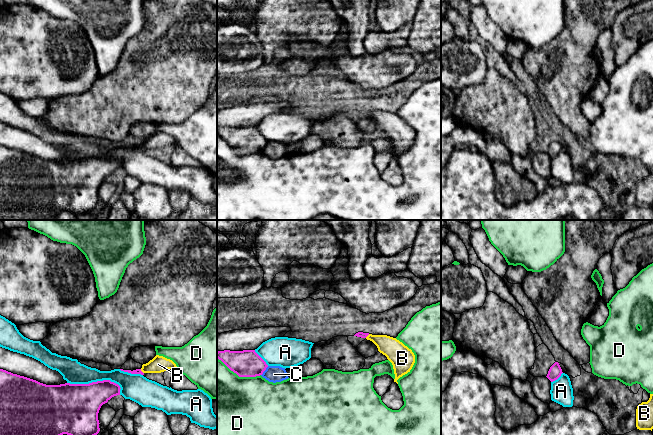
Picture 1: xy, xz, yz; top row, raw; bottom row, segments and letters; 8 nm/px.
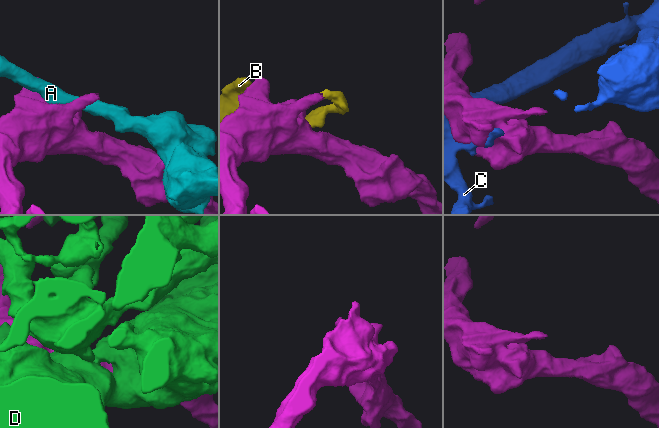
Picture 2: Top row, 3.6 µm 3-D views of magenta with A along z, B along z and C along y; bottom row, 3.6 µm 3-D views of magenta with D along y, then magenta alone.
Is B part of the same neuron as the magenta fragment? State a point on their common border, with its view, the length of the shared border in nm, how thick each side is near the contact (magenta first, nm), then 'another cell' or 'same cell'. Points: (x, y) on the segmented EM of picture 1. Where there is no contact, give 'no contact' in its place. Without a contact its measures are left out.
contact xy (141, 371); length 50 nm; calibres 50 and 140 nm; same cell

